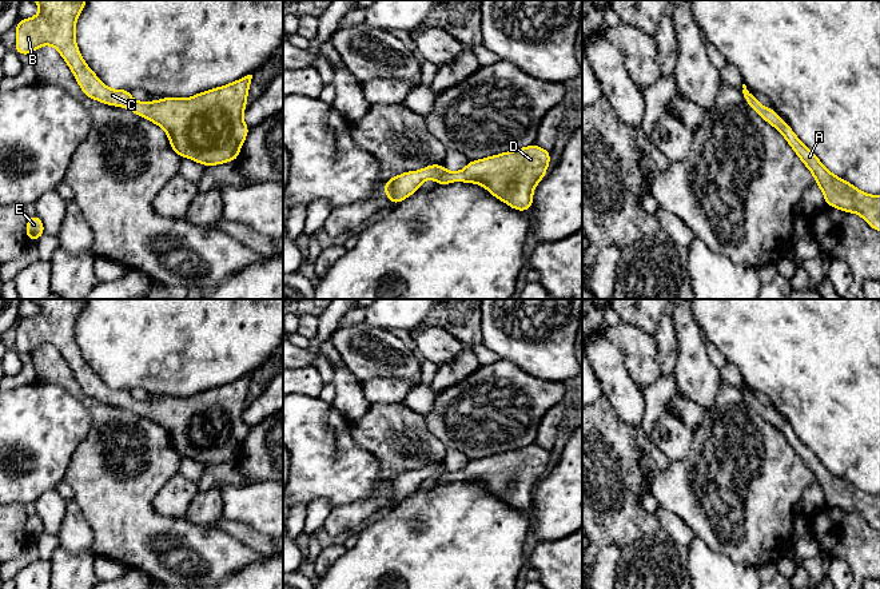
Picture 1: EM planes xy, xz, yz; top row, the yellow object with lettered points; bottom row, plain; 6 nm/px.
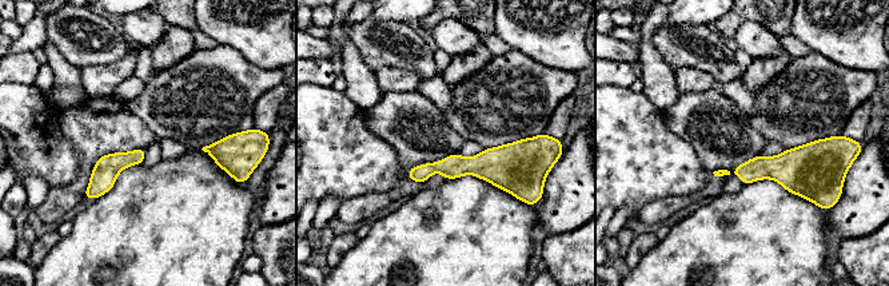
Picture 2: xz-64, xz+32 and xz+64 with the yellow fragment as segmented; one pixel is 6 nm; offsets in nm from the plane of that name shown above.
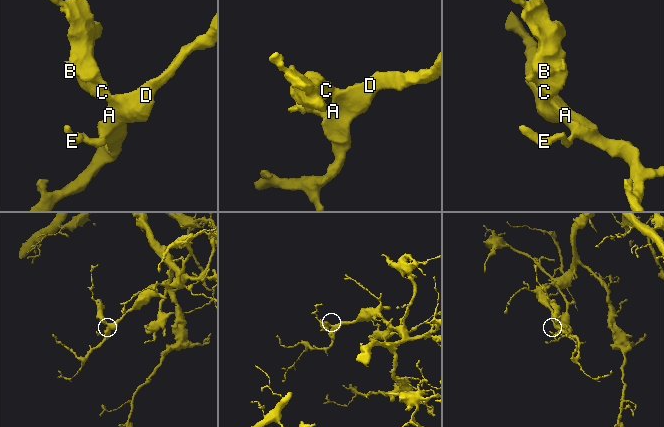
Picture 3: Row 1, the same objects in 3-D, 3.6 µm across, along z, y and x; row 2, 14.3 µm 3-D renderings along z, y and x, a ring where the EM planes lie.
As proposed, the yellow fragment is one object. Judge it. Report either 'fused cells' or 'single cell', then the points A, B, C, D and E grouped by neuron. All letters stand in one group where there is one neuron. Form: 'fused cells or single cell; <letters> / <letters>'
single cell; A B C D E

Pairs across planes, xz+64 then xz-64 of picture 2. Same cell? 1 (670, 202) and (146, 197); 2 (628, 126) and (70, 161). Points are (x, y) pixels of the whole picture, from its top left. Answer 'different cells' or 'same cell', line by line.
1: different cells
2: same cell

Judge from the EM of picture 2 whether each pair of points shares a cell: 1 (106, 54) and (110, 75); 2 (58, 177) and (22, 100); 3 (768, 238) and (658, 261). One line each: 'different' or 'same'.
1: different
2: same
3: same

